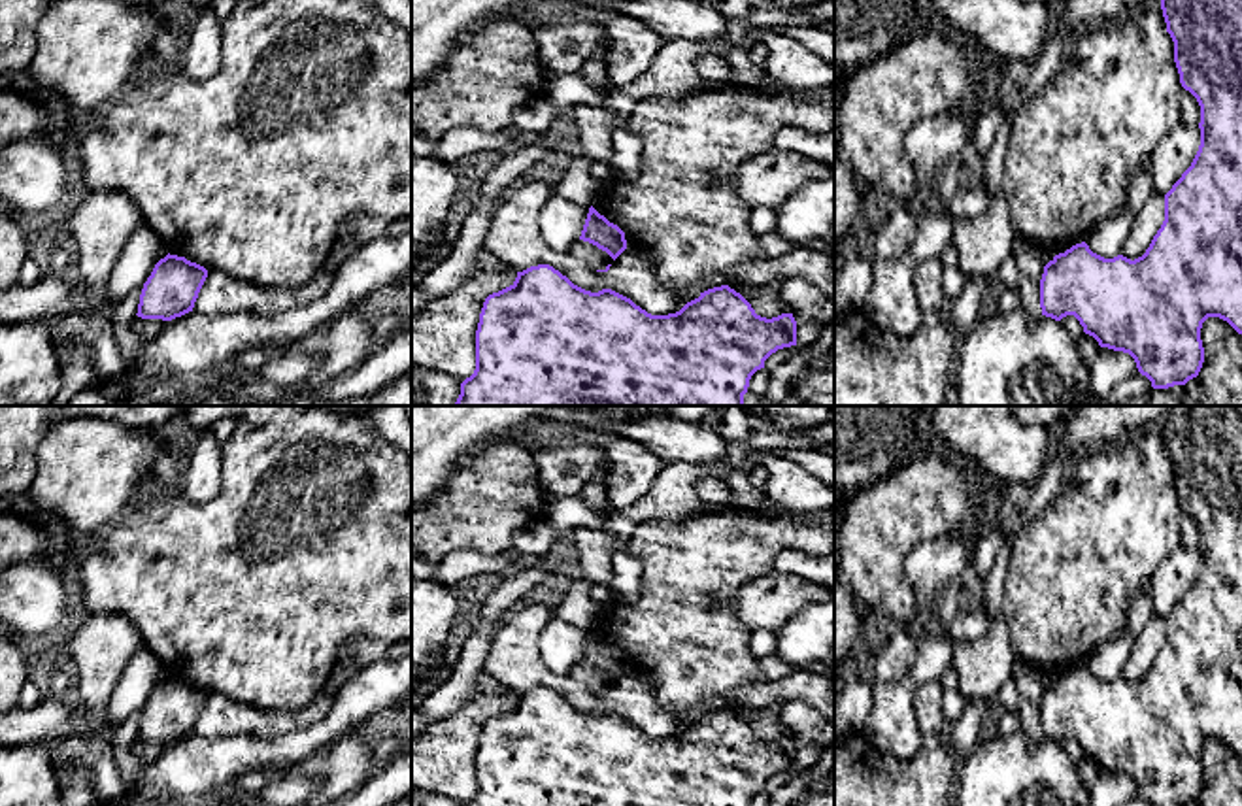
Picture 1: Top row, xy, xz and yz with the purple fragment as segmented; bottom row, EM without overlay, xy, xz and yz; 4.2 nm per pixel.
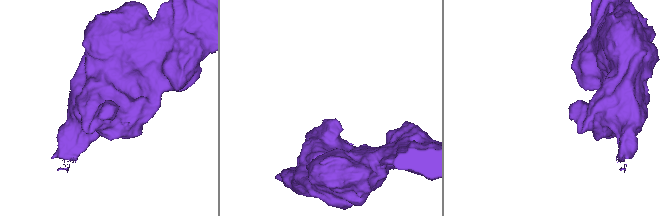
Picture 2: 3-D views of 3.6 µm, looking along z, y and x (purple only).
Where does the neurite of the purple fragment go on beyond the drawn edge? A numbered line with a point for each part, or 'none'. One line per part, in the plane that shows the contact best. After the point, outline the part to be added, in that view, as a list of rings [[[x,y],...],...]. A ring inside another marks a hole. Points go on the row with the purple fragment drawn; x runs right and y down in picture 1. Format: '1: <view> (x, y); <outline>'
none

